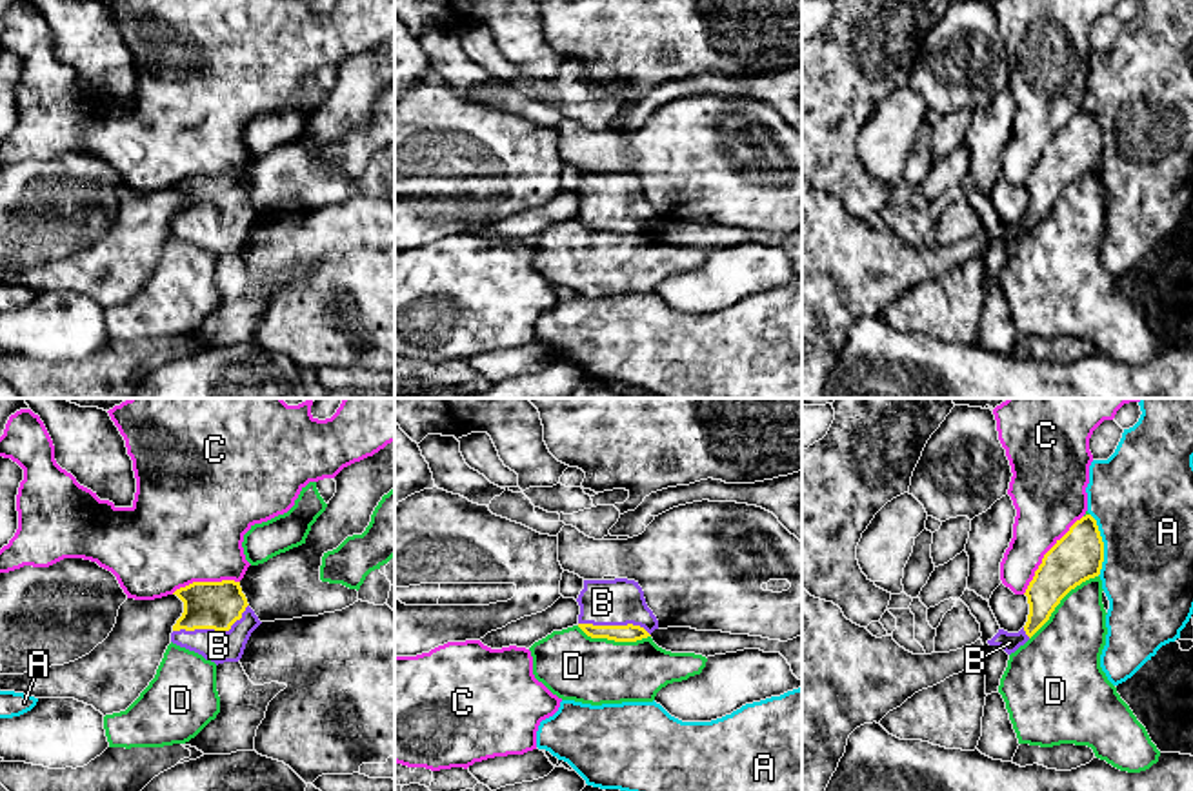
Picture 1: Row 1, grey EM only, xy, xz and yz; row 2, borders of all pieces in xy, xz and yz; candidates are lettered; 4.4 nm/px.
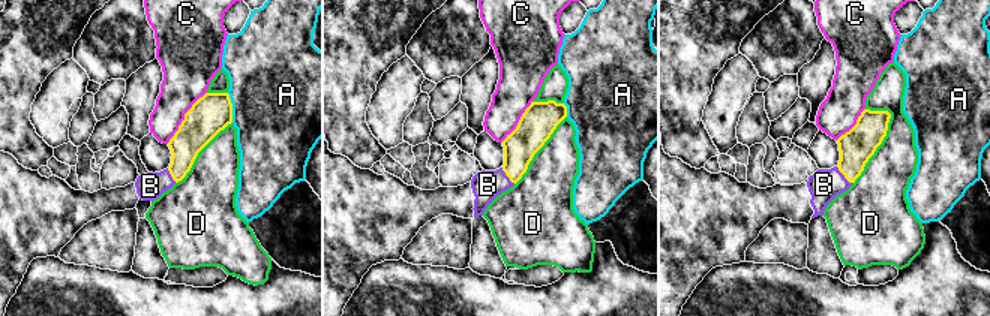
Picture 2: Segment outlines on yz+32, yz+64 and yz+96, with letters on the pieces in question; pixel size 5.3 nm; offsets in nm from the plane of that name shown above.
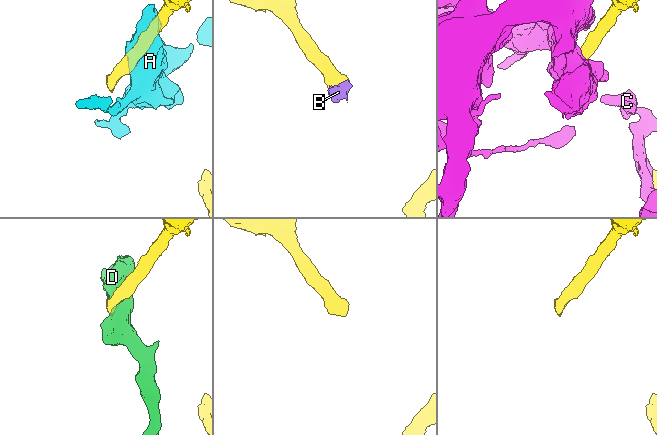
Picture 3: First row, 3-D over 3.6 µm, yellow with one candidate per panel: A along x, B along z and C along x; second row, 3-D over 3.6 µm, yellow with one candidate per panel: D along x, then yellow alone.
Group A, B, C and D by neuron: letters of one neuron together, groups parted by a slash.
A / B / C / D

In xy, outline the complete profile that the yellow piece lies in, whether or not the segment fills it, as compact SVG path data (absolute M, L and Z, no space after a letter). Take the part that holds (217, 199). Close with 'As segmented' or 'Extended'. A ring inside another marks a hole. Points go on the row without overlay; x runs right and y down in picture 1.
M193 175L176 182L184 205L171 235L218 256L238 255L251 225L262 216L249 200L240 175Z. Extended

